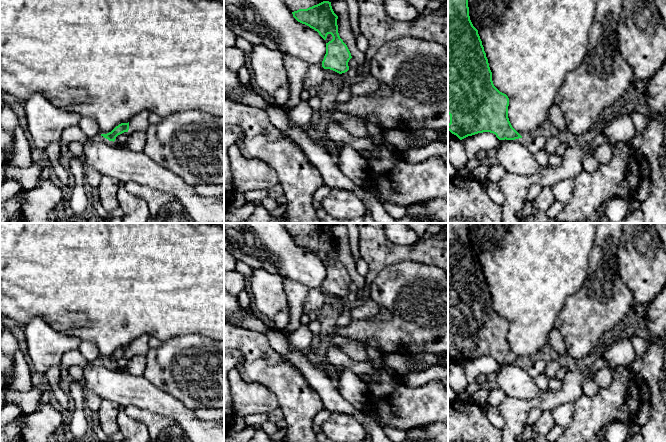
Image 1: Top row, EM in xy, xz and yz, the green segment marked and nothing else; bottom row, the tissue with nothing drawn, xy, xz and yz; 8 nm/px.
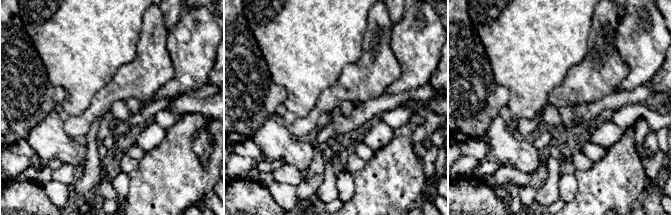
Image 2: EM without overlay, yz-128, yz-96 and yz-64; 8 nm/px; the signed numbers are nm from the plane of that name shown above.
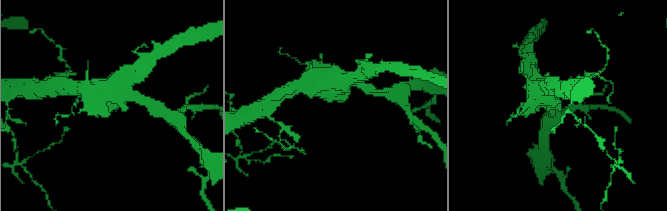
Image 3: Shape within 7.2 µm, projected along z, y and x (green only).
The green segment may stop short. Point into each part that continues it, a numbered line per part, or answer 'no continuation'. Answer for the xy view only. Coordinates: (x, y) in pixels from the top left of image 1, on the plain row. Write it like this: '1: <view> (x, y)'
no continuation

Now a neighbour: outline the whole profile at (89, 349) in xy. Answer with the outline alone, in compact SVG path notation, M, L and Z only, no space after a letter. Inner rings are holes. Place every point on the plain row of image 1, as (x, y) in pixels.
M81 340L77 349L88 362L94 362L102 358L97 344L93 341Z

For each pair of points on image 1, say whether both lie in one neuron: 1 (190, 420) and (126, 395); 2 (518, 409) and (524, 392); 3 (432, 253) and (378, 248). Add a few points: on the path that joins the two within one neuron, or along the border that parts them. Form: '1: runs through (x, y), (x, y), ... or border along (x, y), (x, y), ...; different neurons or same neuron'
1: runs through (174, 409), (142, 395); same neuron
2: border along (539, 391), (530, 399), (516, 399), (507, 395); different neurons
3: runs through (419, 253), (391, 253); same neuron

